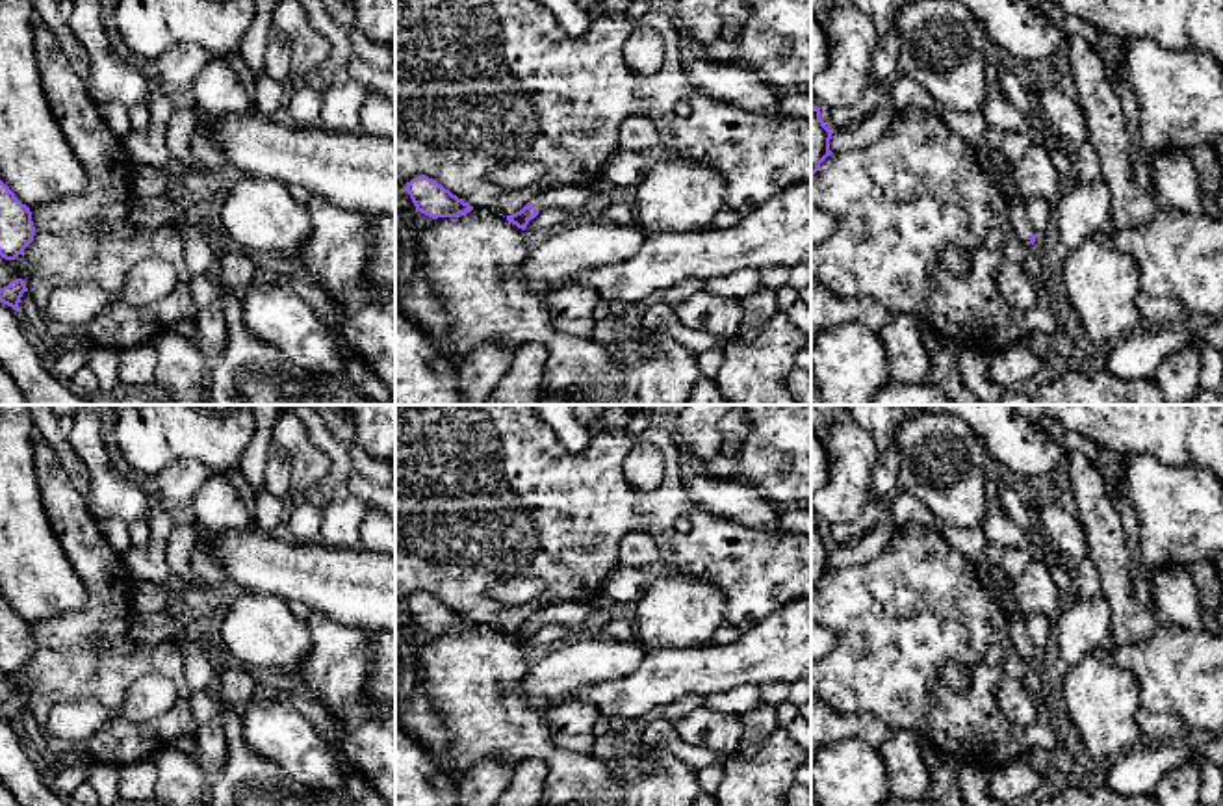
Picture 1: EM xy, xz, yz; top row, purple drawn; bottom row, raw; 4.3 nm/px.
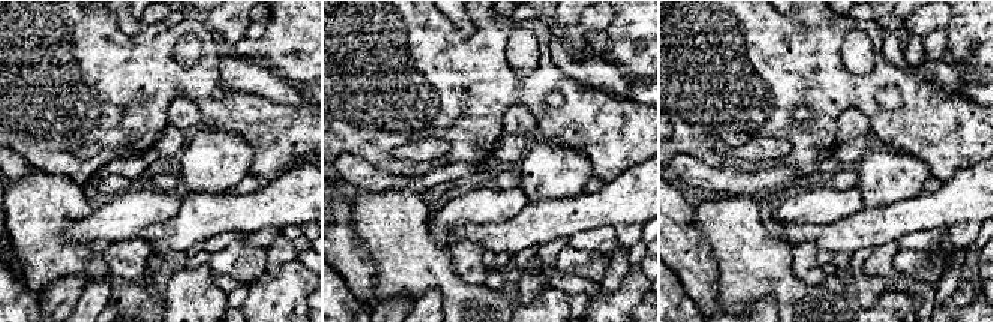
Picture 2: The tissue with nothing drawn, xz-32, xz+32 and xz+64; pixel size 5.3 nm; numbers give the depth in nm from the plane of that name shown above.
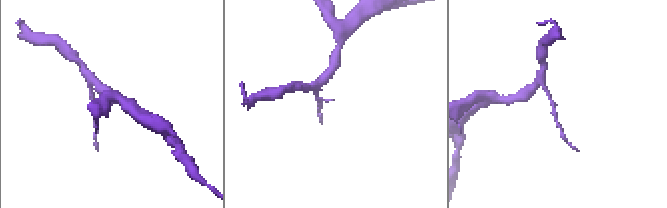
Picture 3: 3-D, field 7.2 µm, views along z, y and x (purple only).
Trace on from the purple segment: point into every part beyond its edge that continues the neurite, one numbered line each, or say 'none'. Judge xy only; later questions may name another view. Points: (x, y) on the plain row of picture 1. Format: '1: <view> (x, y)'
none

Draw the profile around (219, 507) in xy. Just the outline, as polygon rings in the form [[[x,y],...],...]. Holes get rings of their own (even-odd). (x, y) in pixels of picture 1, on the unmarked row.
[[[210,475],[191,500],[191,526],[204,539],[219,539],[243,531],[252,522],[252,511],[243,492],[225,475]]]

